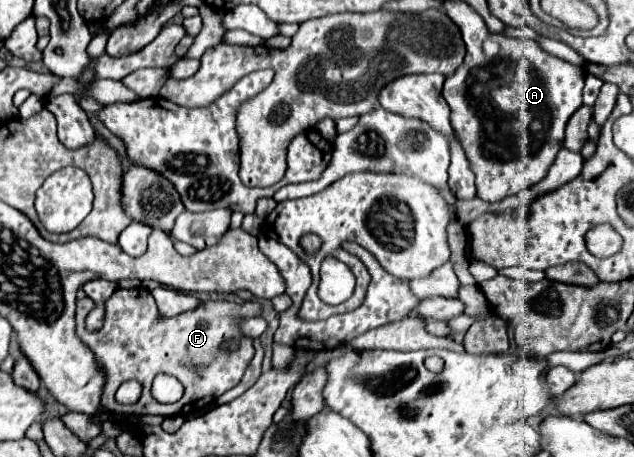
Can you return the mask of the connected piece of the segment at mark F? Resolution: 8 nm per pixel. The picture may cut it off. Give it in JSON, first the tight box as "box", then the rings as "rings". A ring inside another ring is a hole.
{"box":[77,287,263,415],"rings":[[[145,287],[135,289],[115,289],[115,293],[105,301],[105,323],[99,331],[89,331],[85,327],[85,317],[95,307],[93,299],[81,297],[77,301],[77,335],[95,353],[97,361],[107,373],[107,385],[103,389],[103,405],[107,409],[137,413],[137,415],[189,415],[203,413],[221,393],[233,389],[249,361],[253,359],[253,341],[239,331],[241,317],[253,317],[263,313],[259,301],[247,301],[243,305],[231,301],[205,301],[197,309],[185,311],[171,319],[159,319],[155,299]],[[227,341],[235,341],[235,349],[223,349]],[[157,373],[175,375],[183,387],[185,395],[175,405],[157,403],[151,397],[151,381]],[[125,381],[139,381],[143,391],[135,405],[119,405],[115,401],[115,391]]]}

